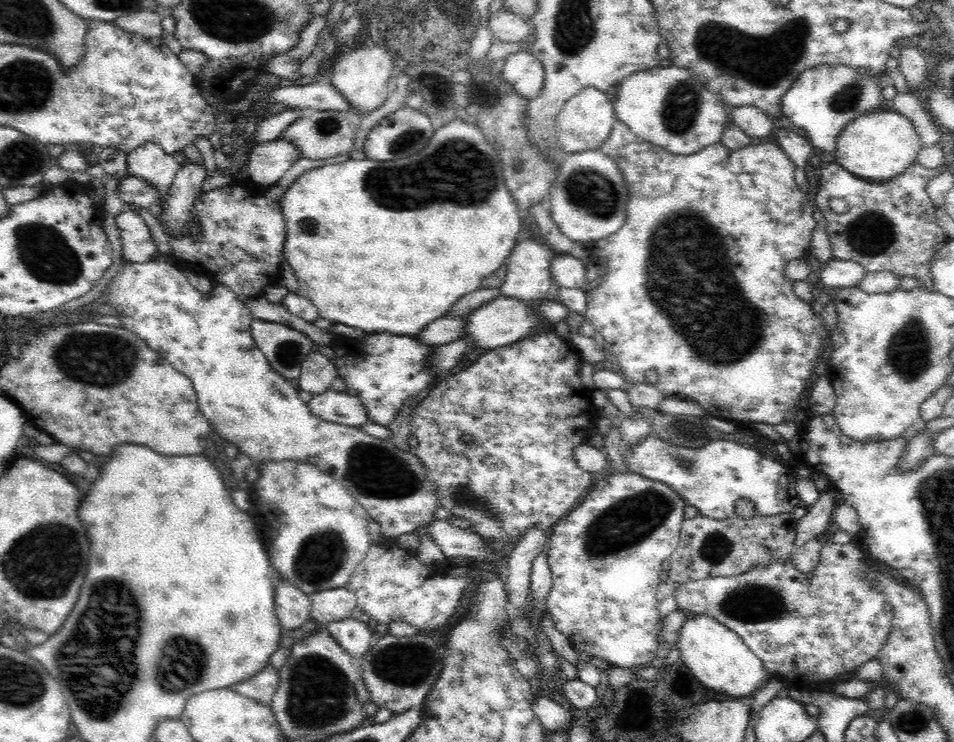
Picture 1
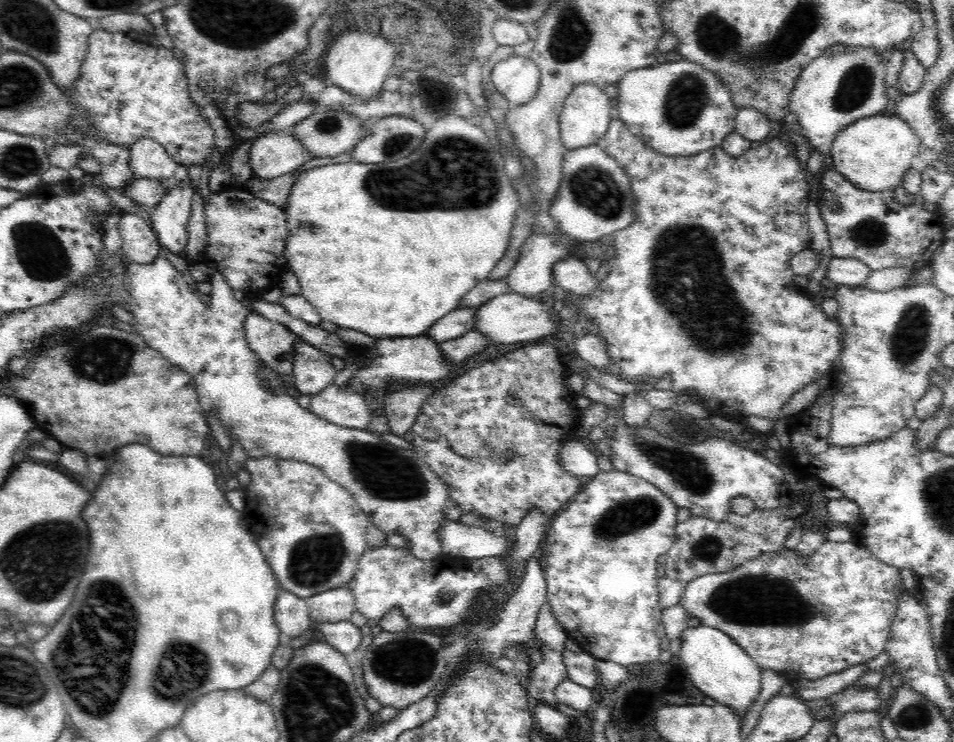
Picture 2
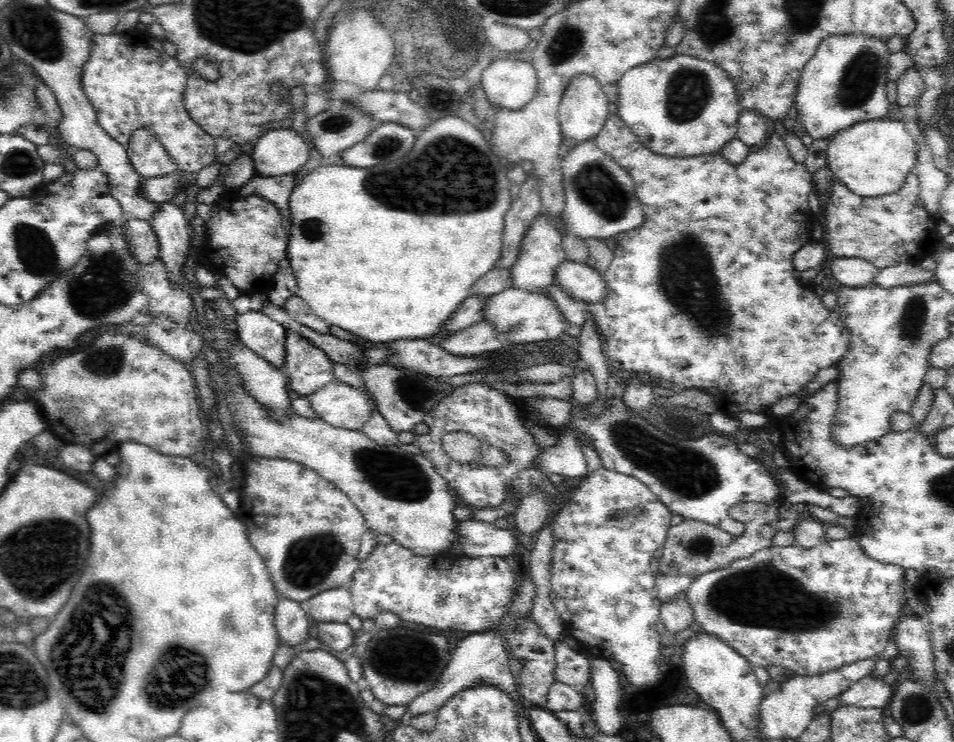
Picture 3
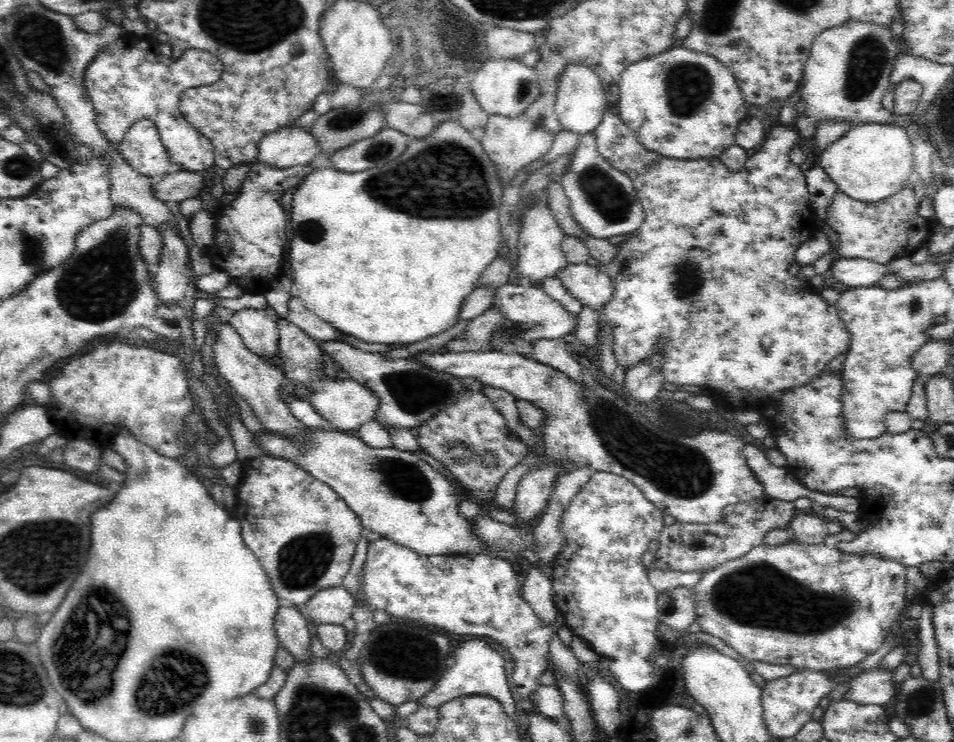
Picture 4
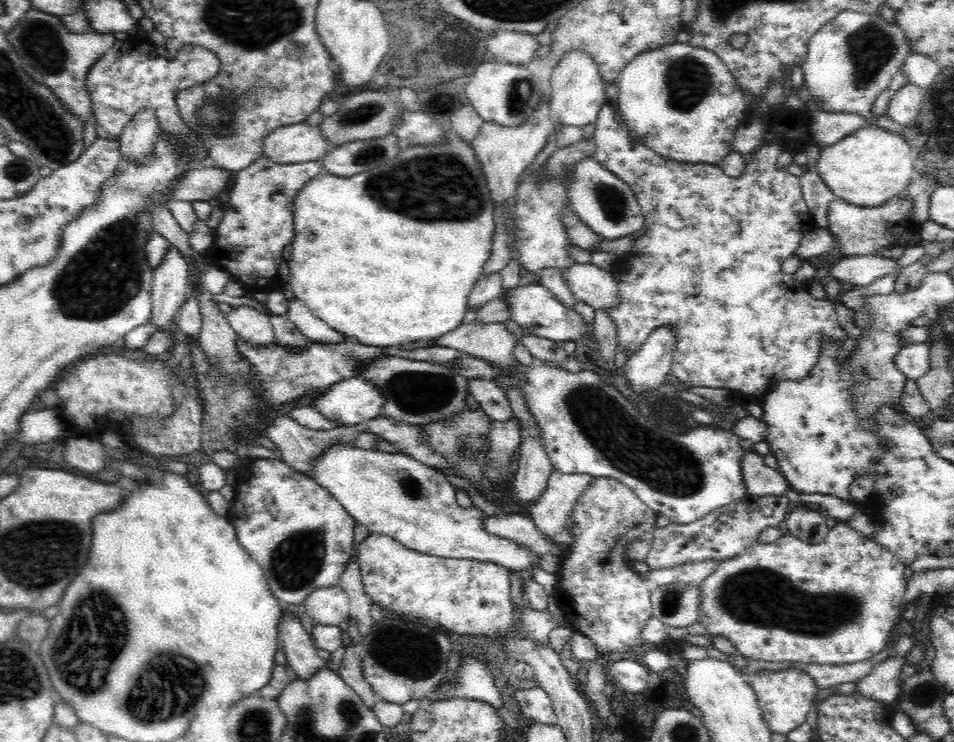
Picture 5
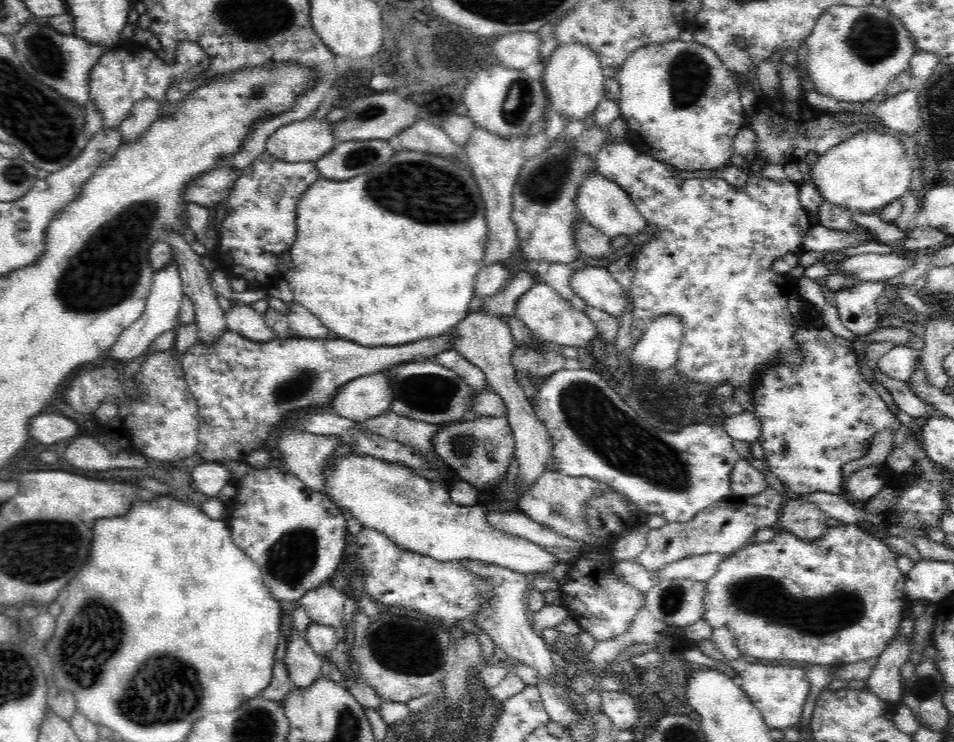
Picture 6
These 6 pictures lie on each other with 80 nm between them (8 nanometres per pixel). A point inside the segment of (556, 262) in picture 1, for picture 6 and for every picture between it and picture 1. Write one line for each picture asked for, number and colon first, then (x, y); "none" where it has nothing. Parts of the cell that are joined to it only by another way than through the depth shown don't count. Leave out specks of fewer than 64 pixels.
2: (571, 274)
3: (582, 282)
4: (587, 283)
5: (595, 286)
6: (595, 285)

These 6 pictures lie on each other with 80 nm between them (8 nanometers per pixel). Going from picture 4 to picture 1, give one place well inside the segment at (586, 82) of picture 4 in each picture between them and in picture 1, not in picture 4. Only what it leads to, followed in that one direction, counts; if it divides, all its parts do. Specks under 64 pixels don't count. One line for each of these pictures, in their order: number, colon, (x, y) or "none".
1: (585, 122)
2: (587, 112)
3: (584, 109)

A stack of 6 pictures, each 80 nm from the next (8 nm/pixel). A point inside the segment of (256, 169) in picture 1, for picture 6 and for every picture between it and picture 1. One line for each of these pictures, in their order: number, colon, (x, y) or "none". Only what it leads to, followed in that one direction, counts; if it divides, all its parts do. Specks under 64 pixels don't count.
2: (272, 155)
3: (279, 151)
4: (289, 146)
5: (292, 144)
6: (305, 140)

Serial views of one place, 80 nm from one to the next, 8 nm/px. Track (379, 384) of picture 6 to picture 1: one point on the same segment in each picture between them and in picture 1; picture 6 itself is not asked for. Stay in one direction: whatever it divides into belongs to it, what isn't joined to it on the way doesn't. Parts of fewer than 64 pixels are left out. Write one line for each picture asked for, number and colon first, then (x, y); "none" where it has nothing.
1: (339, 407)
2: (343, 406)
3: (342, 405)
4: (346, 404)
5: (351, 401)

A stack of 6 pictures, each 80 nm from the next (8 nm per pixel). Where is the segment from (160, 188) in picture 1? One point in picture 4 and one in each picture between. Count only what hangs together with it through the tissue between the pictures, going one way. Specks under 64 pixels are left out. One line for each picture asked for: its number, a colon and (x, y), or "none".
2: (148, 159)
3: (149, 157)
4: (142, 148)

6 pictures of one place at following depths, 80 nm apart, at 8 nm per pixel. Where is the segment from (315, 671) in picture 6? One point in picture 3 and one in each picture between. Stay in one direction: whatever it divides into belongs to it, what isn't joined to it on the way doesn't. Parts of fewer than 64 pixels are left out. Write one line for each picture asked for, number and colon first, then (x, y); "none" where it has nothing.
3: (293, 627)
4: (292, 629)
5: (297, 645)

